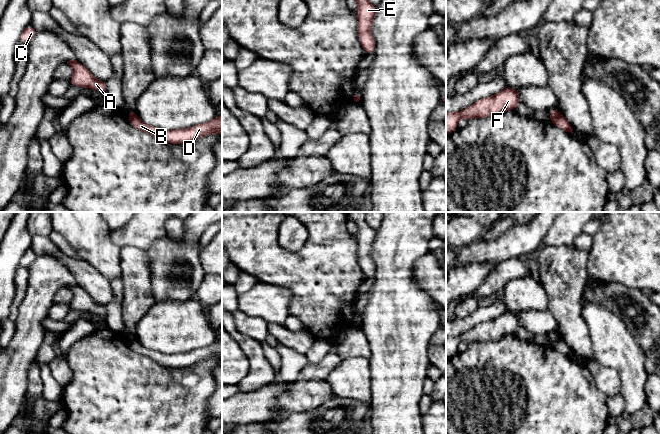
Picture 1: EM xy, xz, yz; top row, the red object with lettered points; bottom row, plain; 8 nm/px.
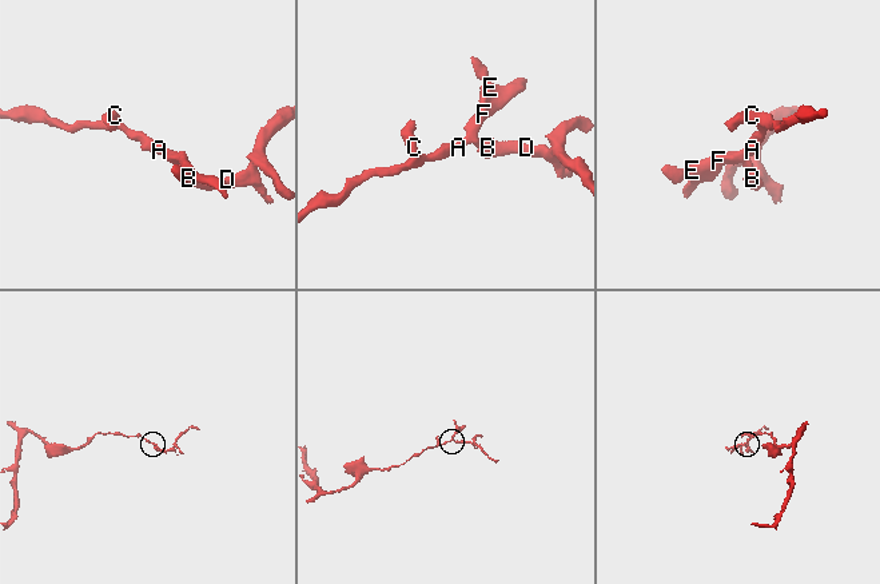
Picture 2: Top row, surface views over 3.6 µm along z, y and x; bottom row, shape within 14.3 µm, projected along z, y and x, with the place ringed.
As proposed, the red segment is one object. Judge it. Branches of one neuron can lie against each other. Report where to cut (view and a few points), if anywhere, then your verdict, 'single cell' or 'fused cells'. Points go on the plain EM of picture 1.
cut in yz along (558, 337), (551, 341); fused cells

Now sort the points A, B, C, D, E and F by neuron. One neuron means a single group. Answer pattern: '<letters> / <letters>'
A C E F / B D

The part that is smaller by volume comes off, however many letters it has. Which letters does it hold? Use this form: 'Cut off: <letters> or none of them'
Cut off: B, D

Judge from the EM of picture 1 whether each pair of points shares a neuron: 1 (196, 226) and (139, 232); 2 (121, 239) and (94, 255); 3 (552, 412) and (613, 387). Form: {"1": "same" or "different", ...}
{"1": "different", "2": "different", "3": "different"}

